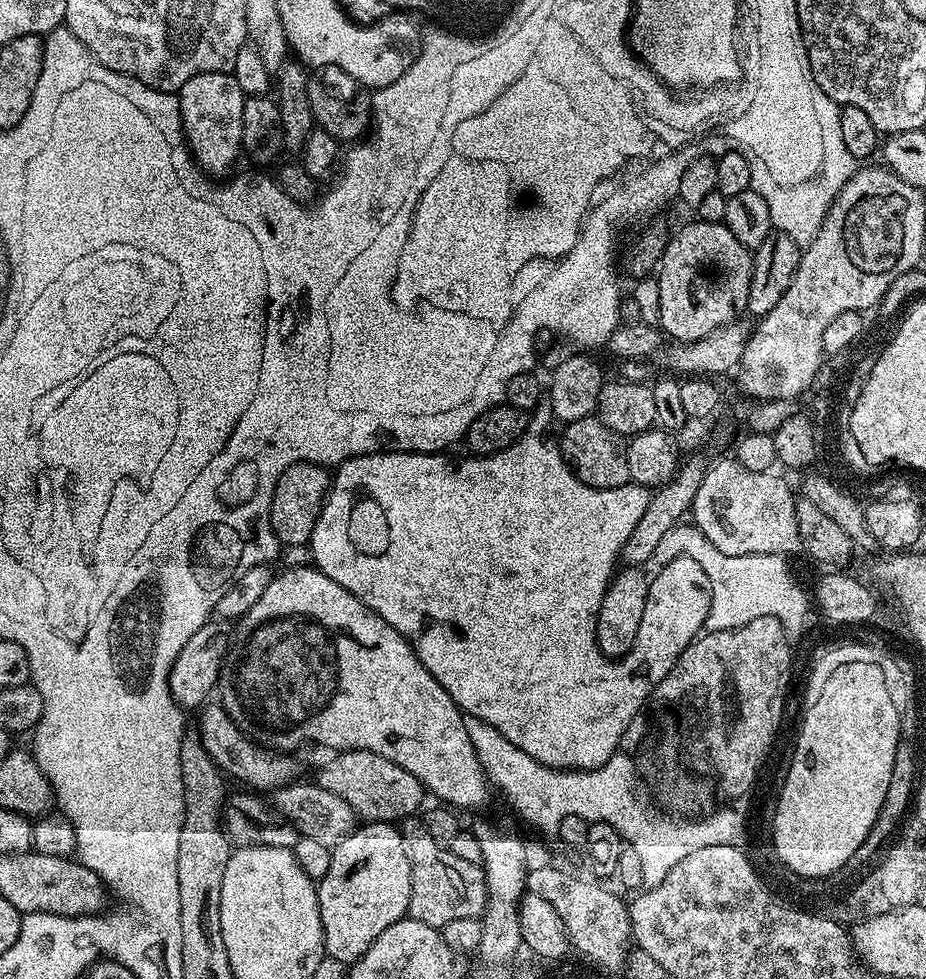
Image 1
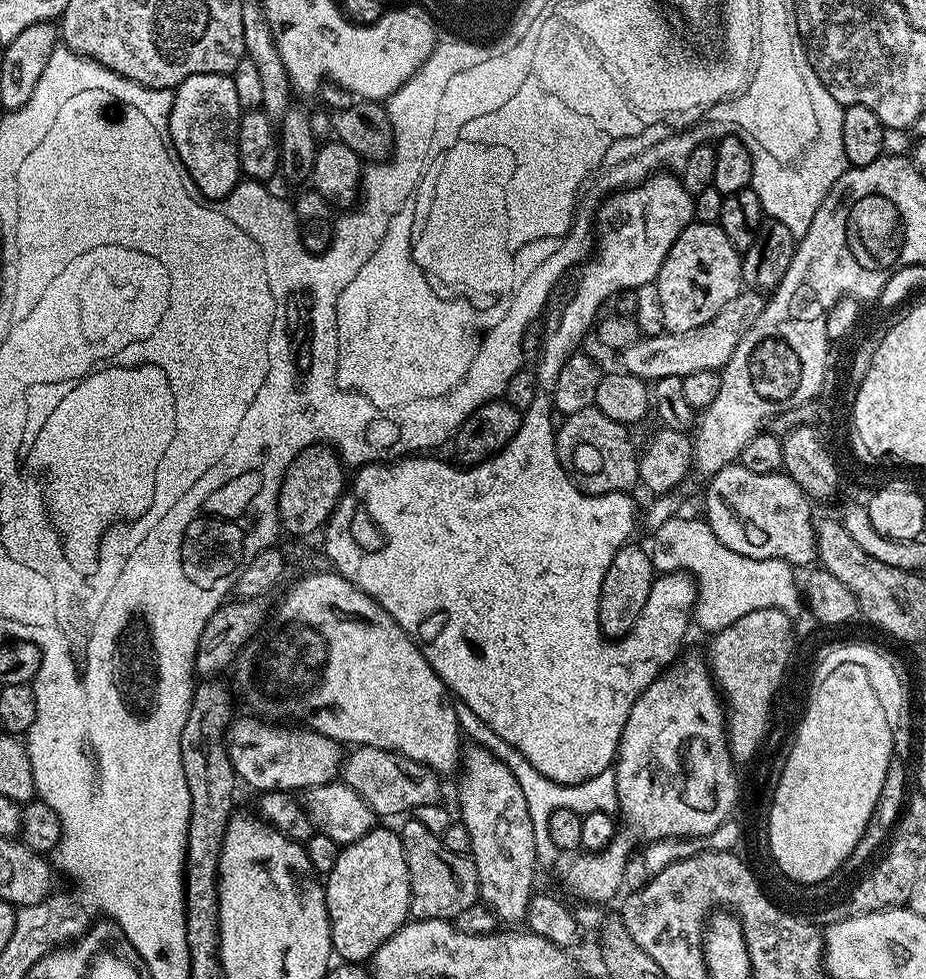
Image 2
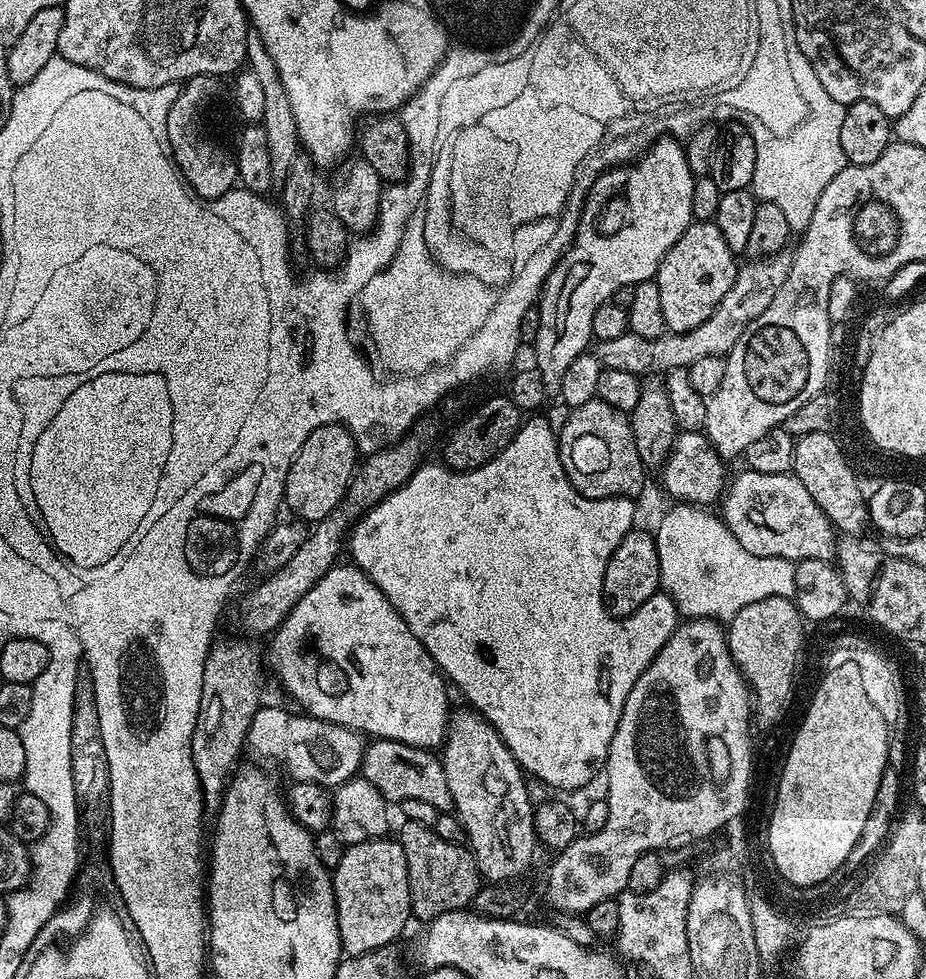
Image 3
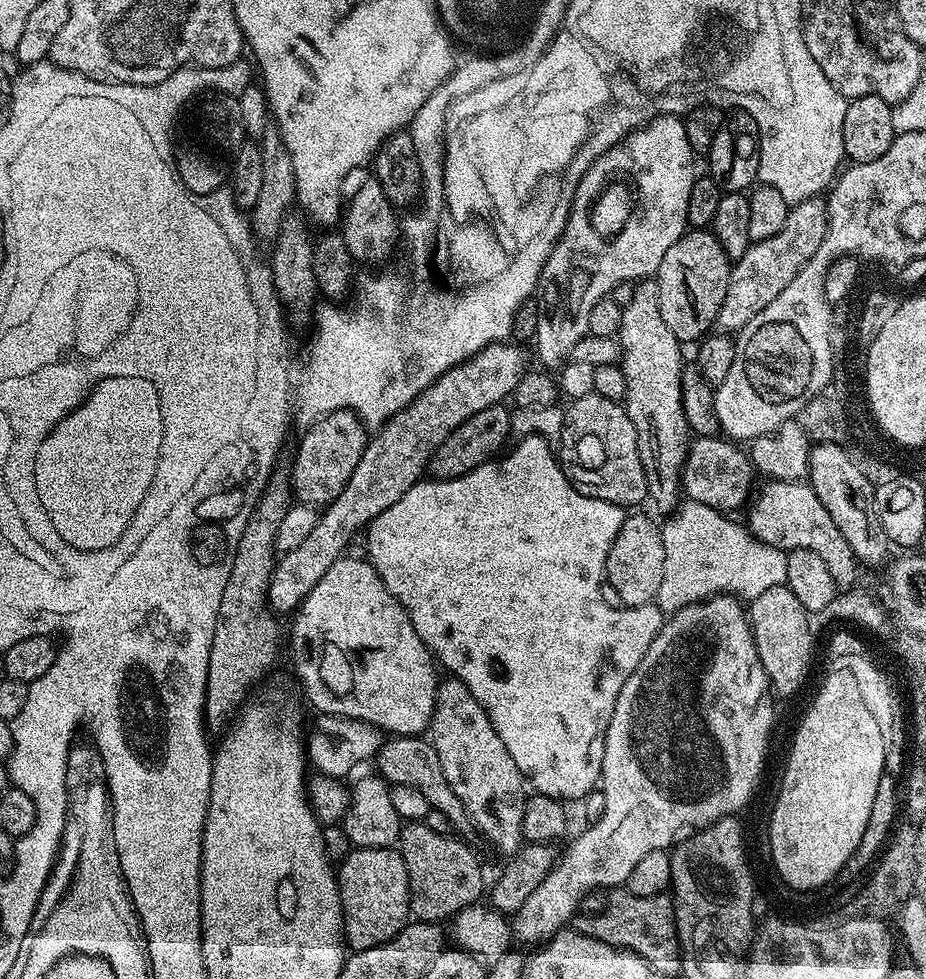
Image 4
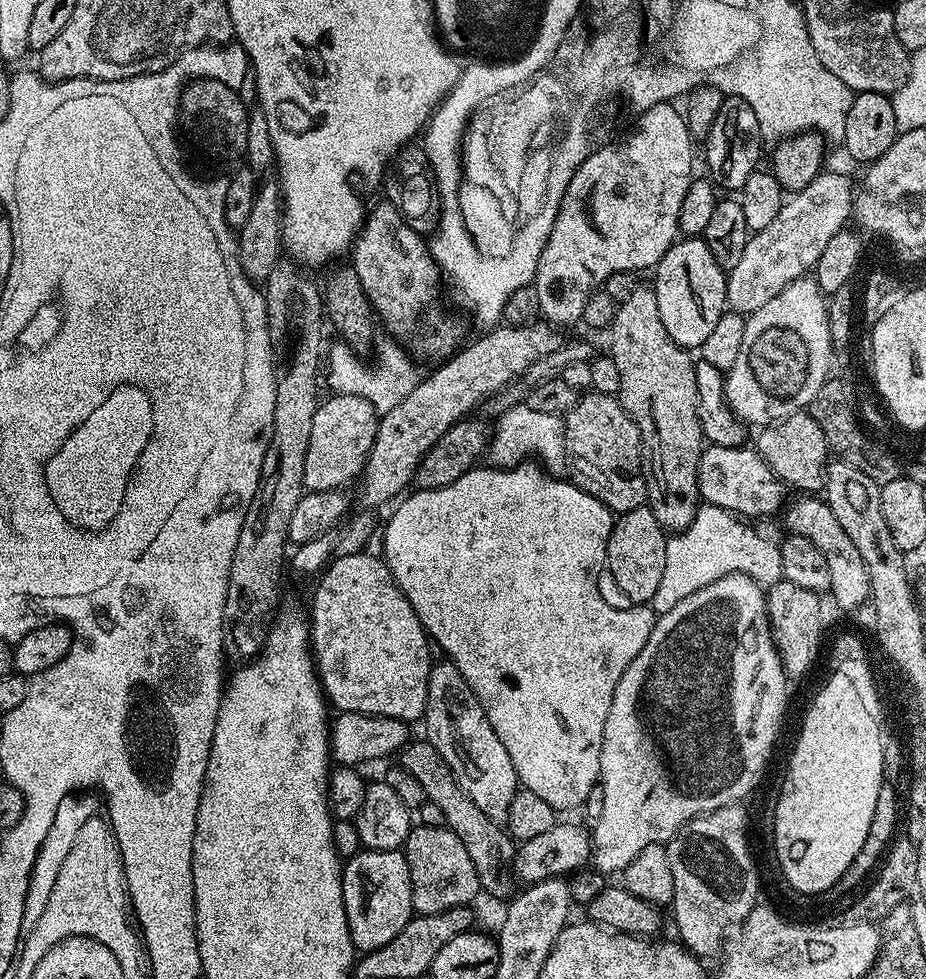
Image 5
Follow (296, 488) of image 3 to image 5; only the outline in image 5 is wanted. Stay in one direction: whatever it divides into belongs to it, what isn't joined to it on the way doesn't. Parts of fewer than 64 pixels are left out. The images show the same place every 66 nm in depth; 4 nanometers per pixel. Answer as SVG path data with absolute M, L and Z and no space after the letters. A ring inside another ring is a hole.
M340 393L330 395L329 400L321 399L316 405L314 422L310 422L310 446L306 446L306 470L304 487L310 492L334 492L343 489L363 473L370 450L374 446L378 413L366 397L358 394Z

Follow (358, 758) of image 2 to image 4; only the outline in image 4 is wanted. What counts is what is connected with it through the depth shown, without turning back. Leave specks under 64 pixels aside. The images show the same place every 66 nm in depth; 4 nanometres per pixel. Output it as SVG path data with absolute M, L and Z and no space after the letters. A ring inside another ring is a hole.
M392 736L385 739L374 757L375 764L380 779L388 781L389 785L414 786L414 790L425 796L429 808L442 810L442 814L450 818L457 833L469 831L468 811L462 806L458 794L450 790L450 782L446 782L446 774L442 774L442 762L438 762L438 754L431 739L420 736Z

